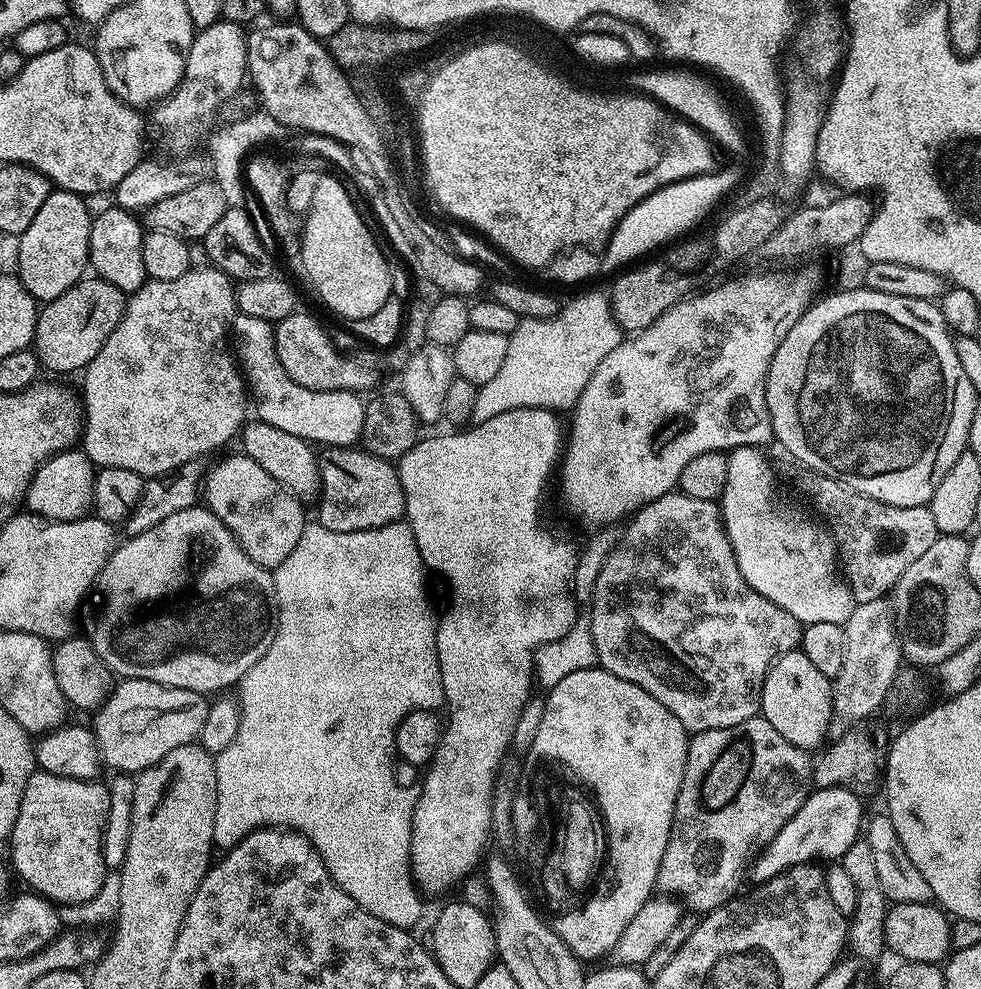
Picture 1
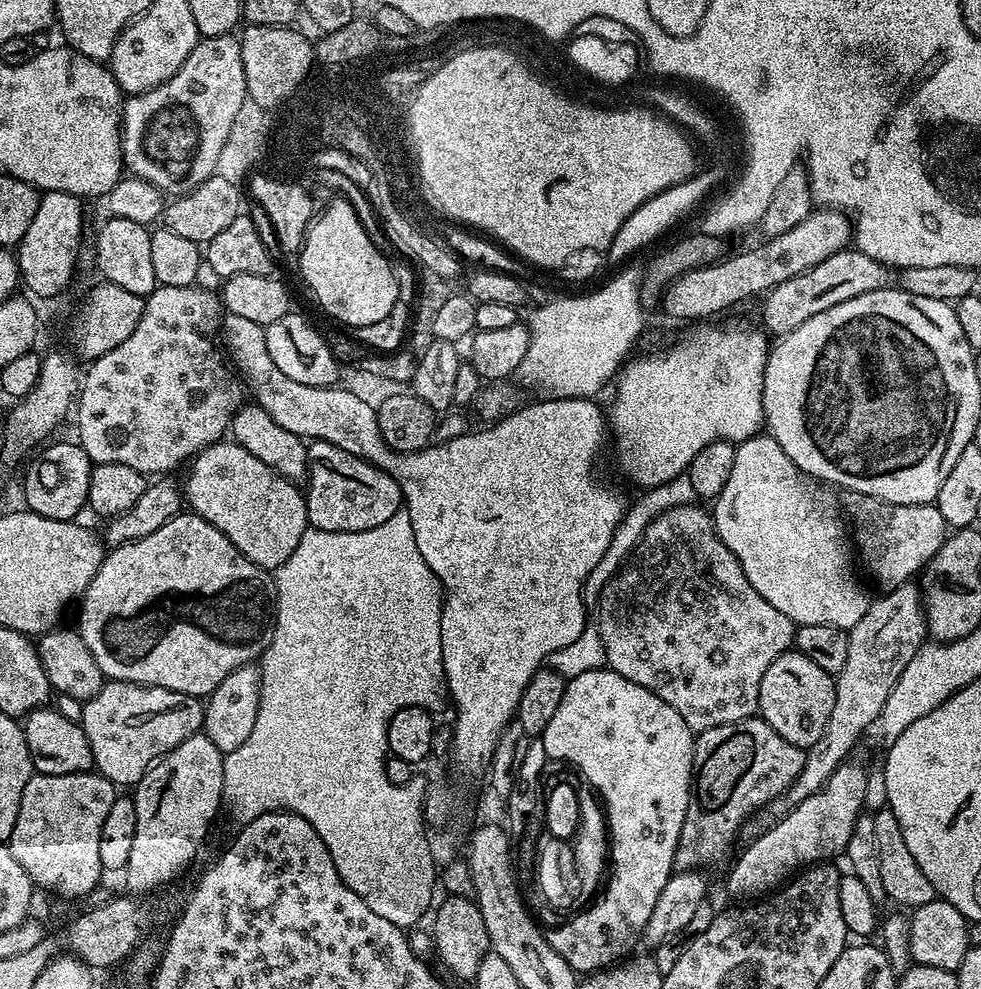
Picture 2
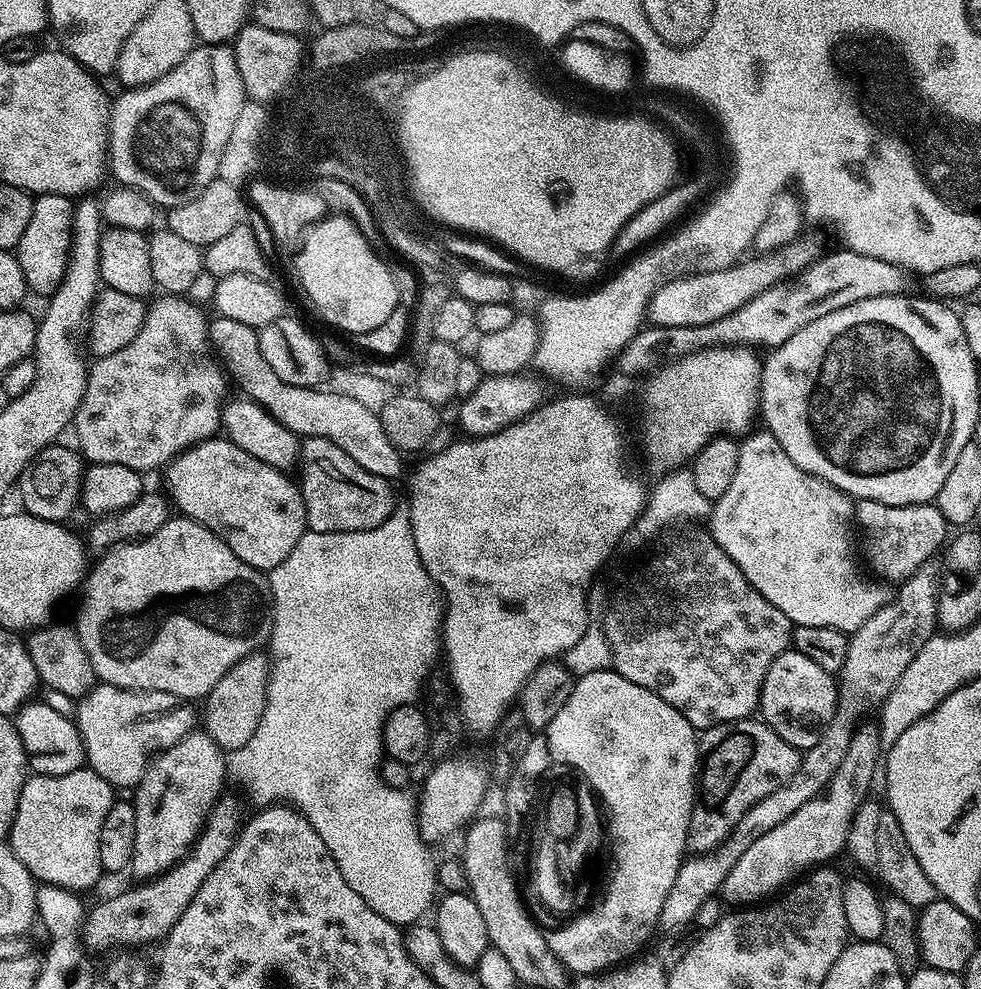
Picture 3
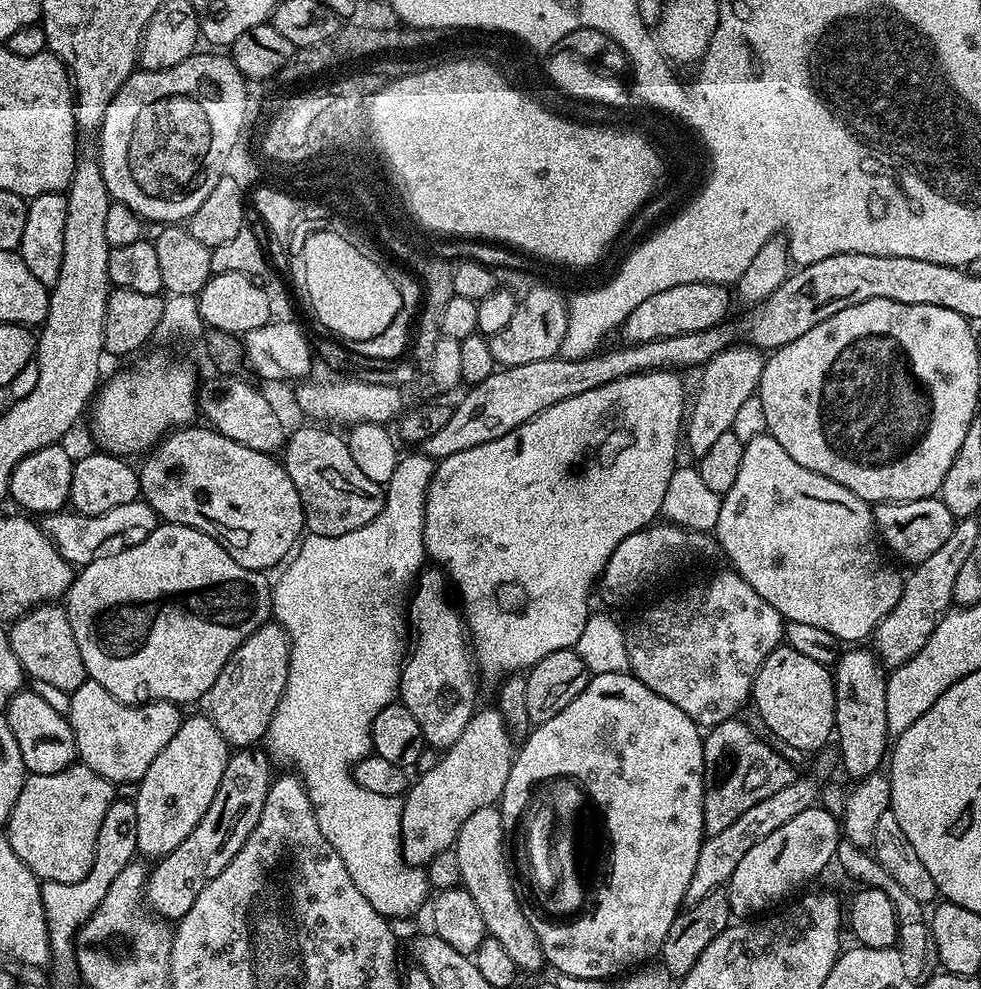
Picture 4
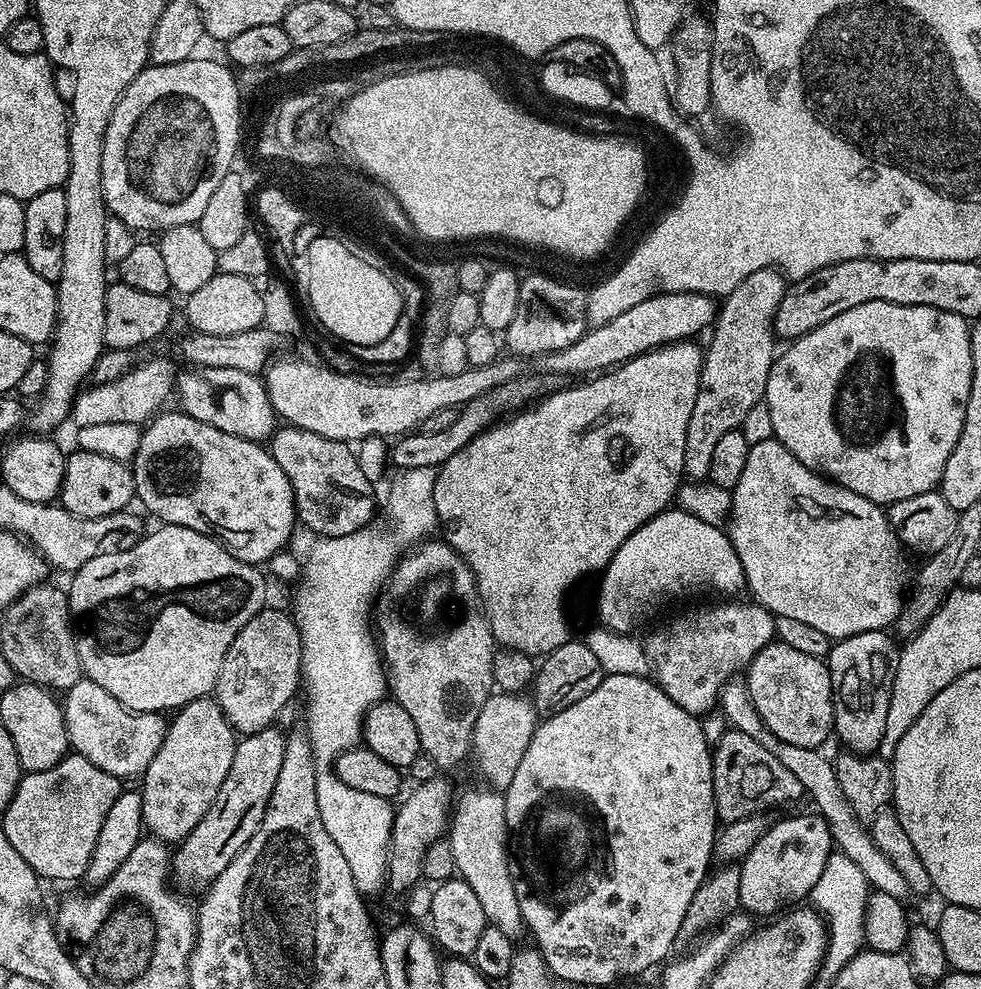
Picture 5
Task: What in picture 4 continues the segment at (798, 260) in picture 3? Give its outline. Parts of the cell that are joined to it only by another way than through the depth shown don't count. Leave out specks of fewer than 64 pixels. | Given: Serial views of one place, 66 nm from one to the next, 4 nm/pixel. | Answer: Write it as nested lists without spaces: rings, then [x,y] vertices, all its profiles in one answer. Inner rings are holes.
[[[694,282],[682,286],[670,286],[670,290],[658,290],[658,294],[650,294],[646,302],[641,302],[624,320],[622,325],[623,339],[629,344],[641,344],[658,338],[670,338],[678,334],[694,334],[705,332],[725,323],[724,315],[731,306],[733,297],[728,297],[729,289],[722,284]]]

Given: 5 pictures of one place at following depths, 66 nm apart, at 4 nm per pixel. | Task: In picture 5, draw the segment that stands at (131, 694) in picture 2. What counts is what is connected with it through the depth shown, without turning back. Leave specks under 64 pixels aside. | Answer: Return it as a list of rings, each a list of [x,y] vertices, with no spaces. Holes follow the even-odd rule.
[[[82,678],[66,689],[62,696],[66,730],[71,751],[106,770],[106,774],[127,778],[143,777],[154,762],[154,754],[166,738],[169,721],[159,712],[132,712],[118,698],[106,694],[98,682]]]

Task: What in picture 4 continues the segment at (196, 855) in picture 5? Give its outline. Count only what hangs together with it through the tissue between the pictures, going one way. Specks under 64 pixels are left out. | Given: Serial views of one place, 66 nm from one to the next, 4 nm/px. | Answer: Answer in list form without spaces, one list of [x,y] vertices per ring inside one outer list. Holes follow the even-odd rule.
[[[255,747],[241,748],[229,755],[226,770],[222,770],[222,782],[218,782],[218,794],[214,794],[214,802],[210,802],[198,826],[186,834],[186,842],[174,846],[170,854],[159,857],[157,864],[160,865],[149,873],[144,899],[157,916],[178,922],[186,910],[194,906],[194,898],[198,898],[198,894],[202,894],[202,890],[206,890],[206,886],[230,866],[234,854],[242,850],[246,838],[250,838],[254,826],[258,826],[258,818],[262,818],[268,787],[274,779],[271,767],[267,751]]]

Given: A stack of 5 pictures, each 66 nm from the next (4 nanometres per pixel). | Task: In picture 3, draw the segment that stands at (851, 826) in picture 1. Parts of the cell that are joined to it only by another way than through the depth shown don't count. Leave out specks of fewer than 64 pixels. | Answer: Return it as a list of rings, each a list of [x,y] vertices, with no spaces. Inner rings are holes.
[[[875,723],[864,724],[855,729],[846,749],[846,758],[838,766],[838,774],[828,783],[826,791],[815,800],[806,802],[802,810],[790,814],[782,826],[774,826],[770,834],[762,834],[738,858],[734,870],[726,874],[719,895],[724,896],[723,903],[728,906],[756,906],[775,897],[785,886],[791,885],[797,878],[803,877],[809,870],[832,862],[839,852],[845,851],[848,843],[850,822],[863,800],[869,799],[872,779],[876,776],[876,767],[882,764],[880,747],[880,729]]]

